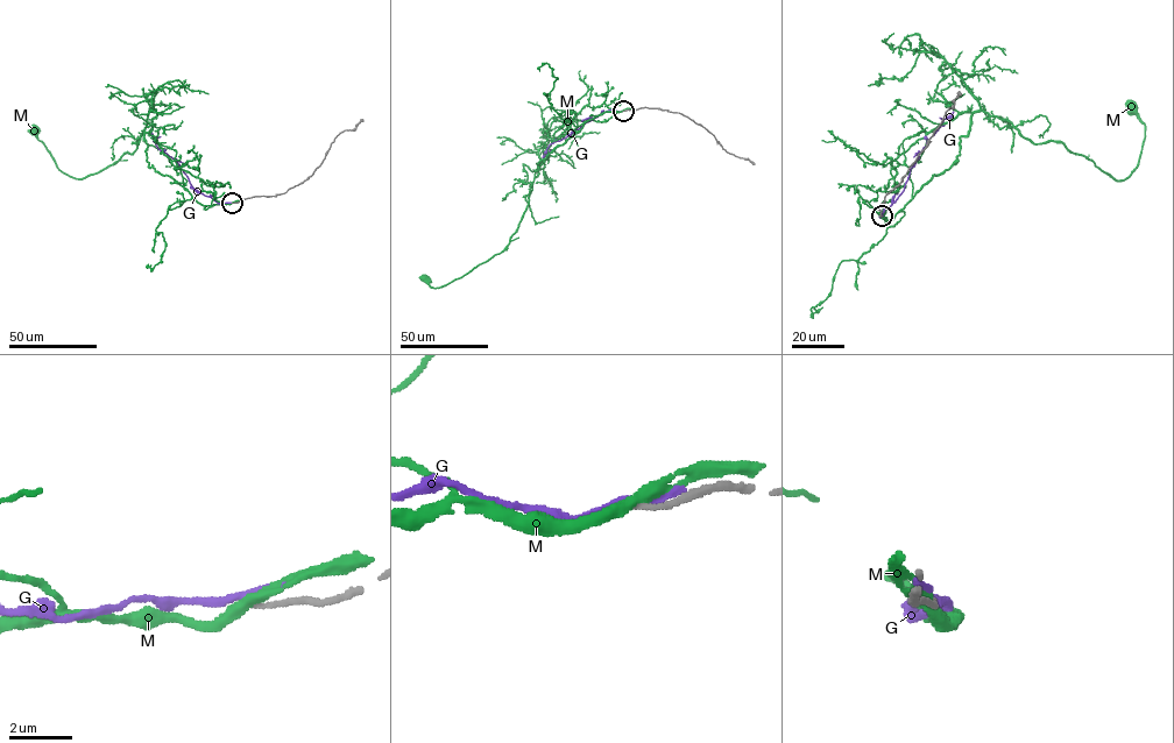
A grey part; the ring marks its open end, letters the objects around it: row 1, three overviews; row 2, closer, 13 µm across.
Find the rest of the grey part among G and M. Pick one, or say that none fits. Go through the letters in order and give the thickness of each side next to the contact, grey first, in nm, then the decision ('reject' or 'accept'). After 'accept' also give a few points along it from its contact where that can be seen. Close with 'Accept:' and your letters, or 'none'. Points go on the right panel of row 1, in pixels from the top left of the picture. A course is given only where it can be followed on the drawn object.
G: 190 nm thick on the grey side, 200 nm on the other; reject
M: 190 nm thick on the grey side, 380 nm on the other; reject
Accept: none

